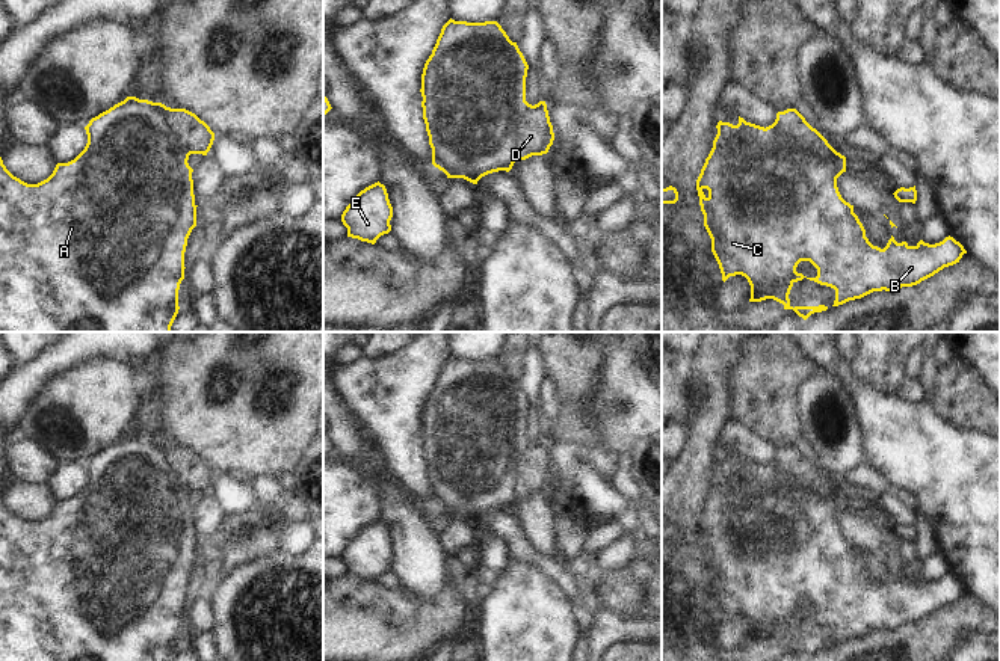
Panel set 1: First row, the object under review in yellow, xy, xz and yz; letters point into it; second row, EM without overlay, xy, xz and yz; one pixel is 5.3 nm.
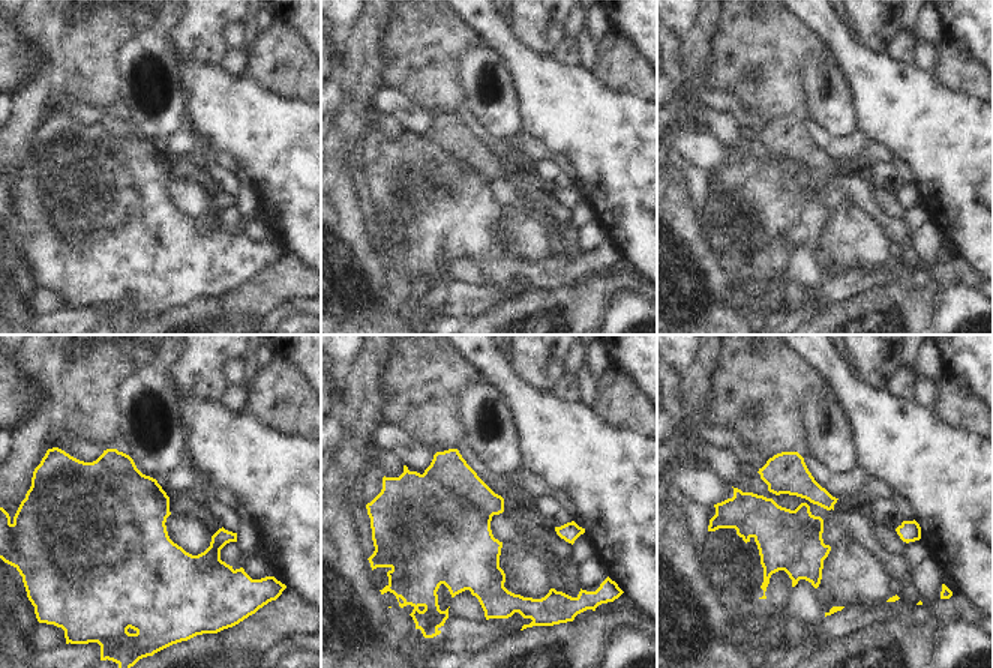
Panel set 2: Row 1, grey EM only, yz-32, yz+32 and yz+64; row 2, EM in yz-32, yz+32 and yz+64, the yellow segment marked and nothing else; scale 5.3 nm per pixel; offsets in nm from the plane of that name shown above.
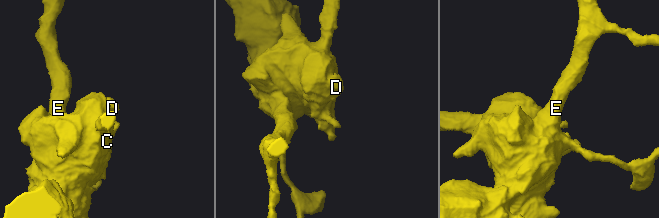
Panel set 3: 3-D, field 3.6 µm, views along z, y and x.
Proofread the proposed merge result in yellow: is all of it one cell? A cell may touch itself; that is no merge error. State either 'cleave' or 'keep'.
keep

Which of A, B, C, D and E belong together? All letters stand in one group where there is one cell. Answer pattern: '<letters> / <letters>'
A B C D E

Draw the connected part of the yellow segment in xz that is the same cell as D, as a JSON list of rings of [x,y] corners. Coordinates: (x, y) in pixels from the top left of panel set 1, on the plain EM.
[[[449,358],[437,377],[421,412],[421,445],[432,503],[447,516],[464,516],[473,522],[492,510],[509,510],[515,500],[547,492],[554,478],[545,439],[532,444],[526,439],[529,403],[517,380],[512,380],[497,359],[467,361]]]

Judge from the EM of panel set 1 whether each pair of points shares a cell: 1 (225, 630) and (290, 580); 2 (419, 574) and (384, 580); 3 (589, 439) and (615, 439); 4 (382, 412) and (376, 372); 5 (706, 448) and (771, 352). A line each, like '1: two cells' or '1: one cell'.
1: one cell
2: two cells
3: two cells
4: one cell
5: two cells

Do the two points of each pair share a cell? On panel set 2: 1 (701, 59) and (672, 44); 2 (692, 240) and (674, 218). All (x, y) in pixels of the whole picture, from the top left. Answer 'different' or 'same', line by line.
1: different
2: same

